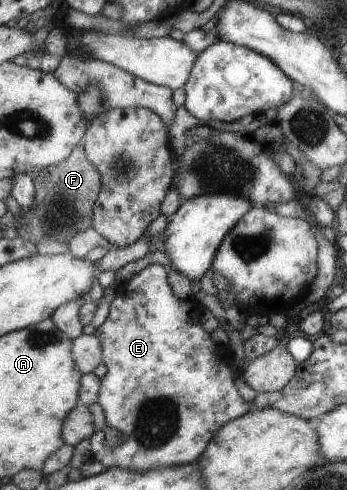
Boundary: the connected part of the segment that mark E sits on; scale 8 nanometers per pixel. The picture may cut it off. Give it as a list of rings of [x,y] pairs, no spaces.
[[[150,264],[139,273],[134,274],[128,281],[117,285],[116,297],[110,303],[110,311],[105,322],[96,329],[96,336],[101,340],[102,345],[102,363],[108,369],[107,374],[101,380],[98,403],[103,408],[106,415],[106,426],[111,429],[117,429],[119,433],[127,435],[127,440],[123,445],[116,449],[107,449],[105,447],[105,433],[99,430],[93,437],[90,437],[92,447],[92,458],[100,461],[106,468],[122,467],[126,470],[135,470],[144,472],[150,469],[163,466],[186,464],[198,459],[206,451],[210,441],[228,422],[245,415],[251,410],[257,409],[252,401],[243,399],[243,389],[239,389],[239,377],[241,369],[231,357],[227,357],[227,349],[223,349],[223,344],[215,341],[215,333],[207,329],[207,308],[203,307],[199,297],[185,298],[182,300],[176,296],[175,291],[169,280],[168,269],[161,264]]]

